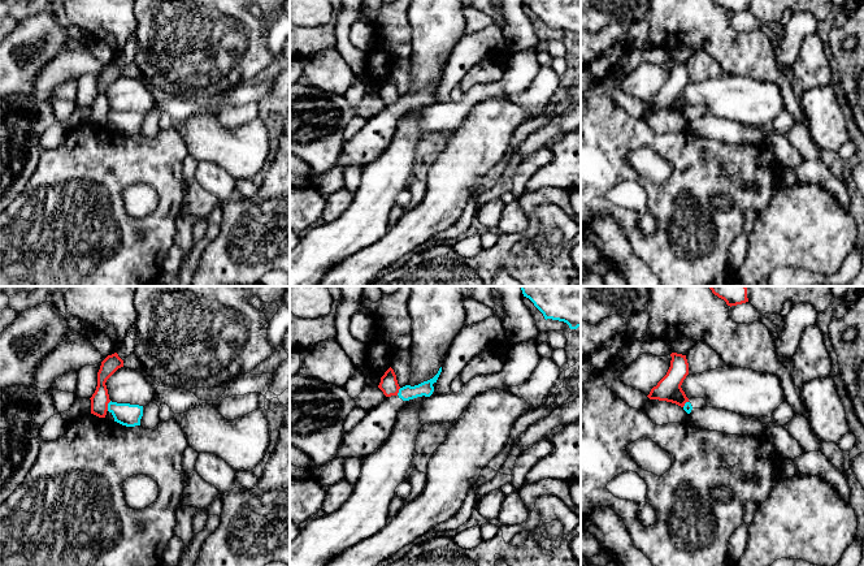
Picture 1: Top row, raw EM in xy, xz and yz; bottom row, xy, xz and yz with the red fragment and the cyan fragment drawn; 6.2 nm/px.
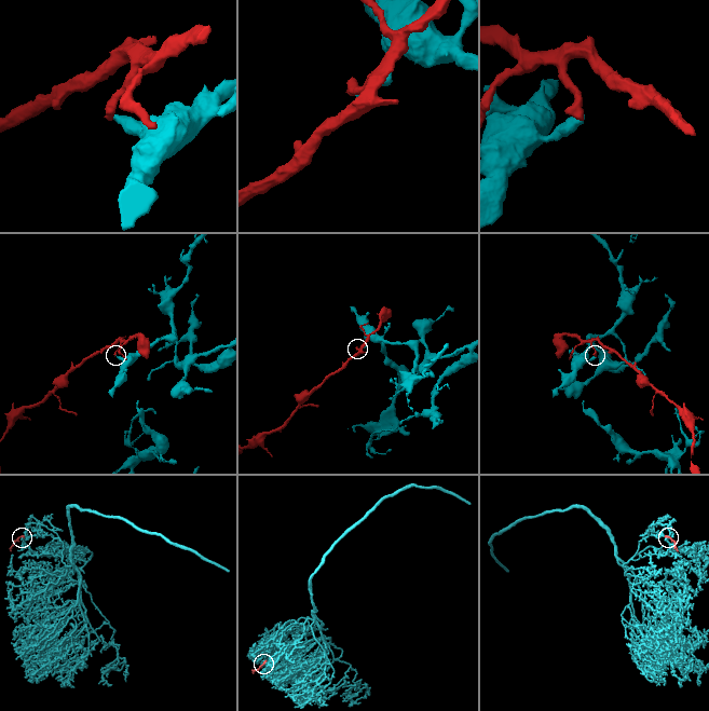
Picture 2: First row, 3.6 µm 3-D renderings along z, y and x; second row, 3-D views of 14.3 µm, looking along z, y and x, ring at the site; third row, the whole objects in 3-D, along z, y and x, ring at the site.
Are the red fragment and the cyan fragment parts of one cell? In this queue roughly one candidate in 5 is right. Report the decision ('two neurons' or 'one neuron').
two neurons

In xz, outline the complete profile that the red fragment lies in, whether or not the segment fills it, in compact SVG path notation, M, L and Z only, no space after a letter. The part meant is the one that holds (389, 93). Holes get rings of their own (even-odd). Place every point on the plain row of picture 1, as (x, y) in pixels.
M391 75L381 86L378 96L383 100L386 105L398 104L400 95L398 92L396 83Z

